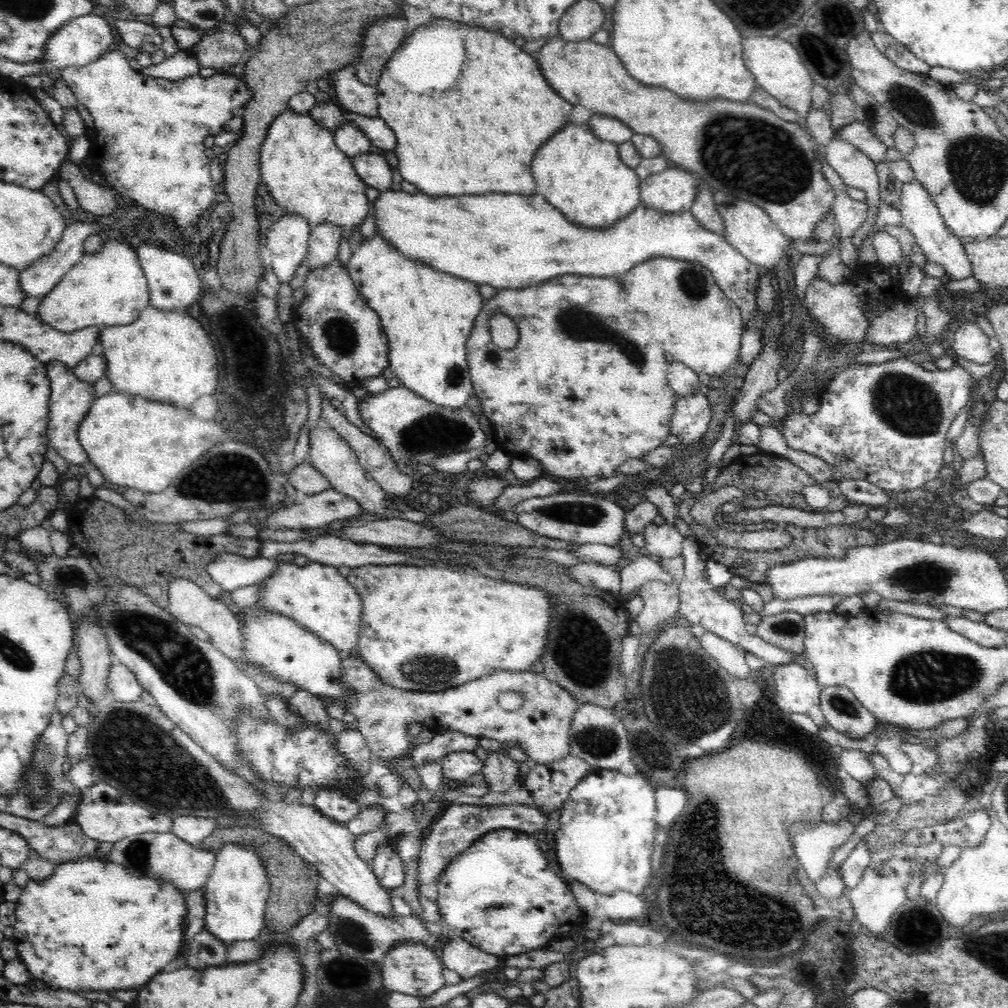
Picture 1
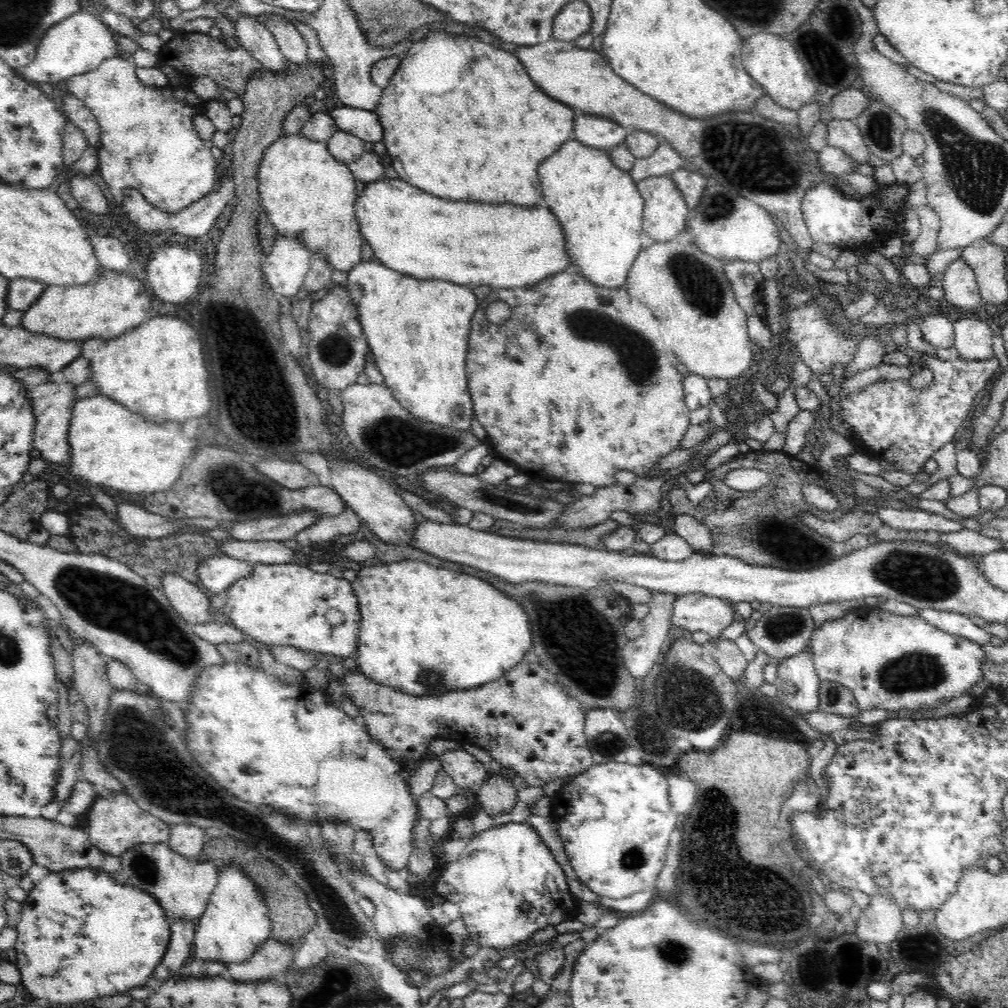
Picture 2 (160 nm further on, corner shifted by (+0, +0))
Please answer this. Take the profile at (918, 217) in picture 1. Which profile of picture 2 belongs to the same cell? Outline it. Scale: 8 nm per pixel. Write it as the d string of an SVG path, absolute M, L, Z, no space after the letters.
M963 258L947 266L943 279L944 299L960 308L971 308L977 315L984 314L988 304L982 299L975 272Z

